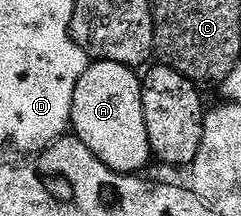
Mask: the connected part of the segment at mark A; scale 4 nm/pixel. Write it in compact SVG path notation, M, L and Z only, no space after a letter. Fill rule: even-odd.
M96 60L76 86L75 101L72 102L72 130L76 138L117 174L138 174L152 158L143 117L141 84L134 68L118 62Z

